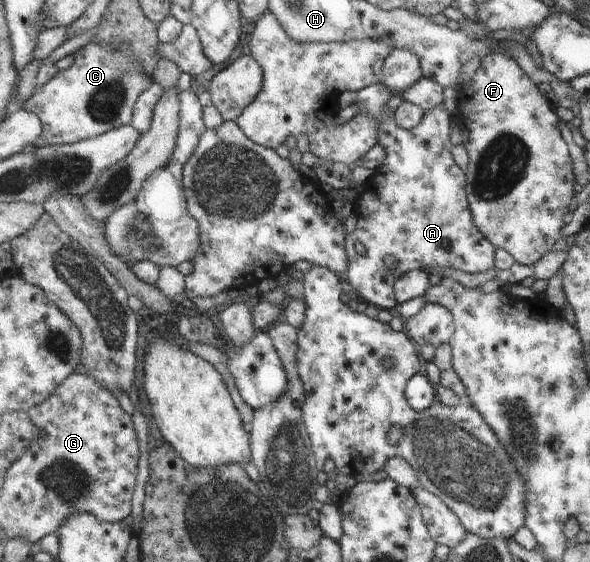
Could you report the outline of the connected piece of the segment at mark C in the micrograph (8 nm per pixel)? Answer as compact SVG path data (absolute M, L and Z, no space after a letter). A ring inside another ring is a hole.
M117 40L110 48L107 44L88 43L74 53L74 63L67 70L59 70L50 83L36 87L24 104L29 112L35 113L43 123L42 138L46 144L75 144L92 139L107 131L130 126L133 111L139 97L153 84L152 77L143 70L139 57L131 51L130 44Z

